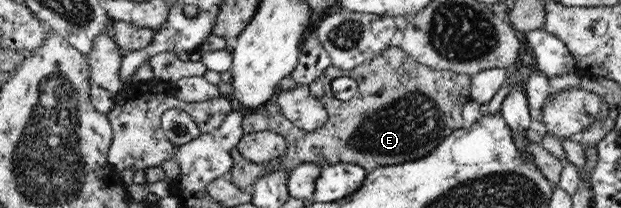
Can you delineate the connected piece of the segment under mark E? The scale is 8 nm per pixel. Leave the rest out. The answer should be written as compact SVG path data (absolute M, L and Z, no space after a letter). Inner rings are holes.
M396 47L384 49L378 56L367 60L365 63L354 67L352 70L341 71L336 67L328 67L318 80L309 86L310 94L314 95L327 110L328 122L320 129L308 132L295 128L293 124L283 117L280 107L275 103L266 103L258 110L250 112L244 118L244 134L250 134L269 129L279 133L286 139L286 152L284 156L274 158L266 163L254 163L245 159L237 147L230 154L235 163L227 178L243 191L251 191L255 182L265 177L272 171L292 168L310 162L320 167L337 163L354 163L369 173L378 166L411 162L428 155L434 148L442 143L454 130L463 128L466 124L463 120L462 109L471 95L471 77L458 74L454 71L437 70L415 61L406 51ZM339 77L349 77L358 84L359 95L355 95L350 101L339 101L333 95L331 84Z

